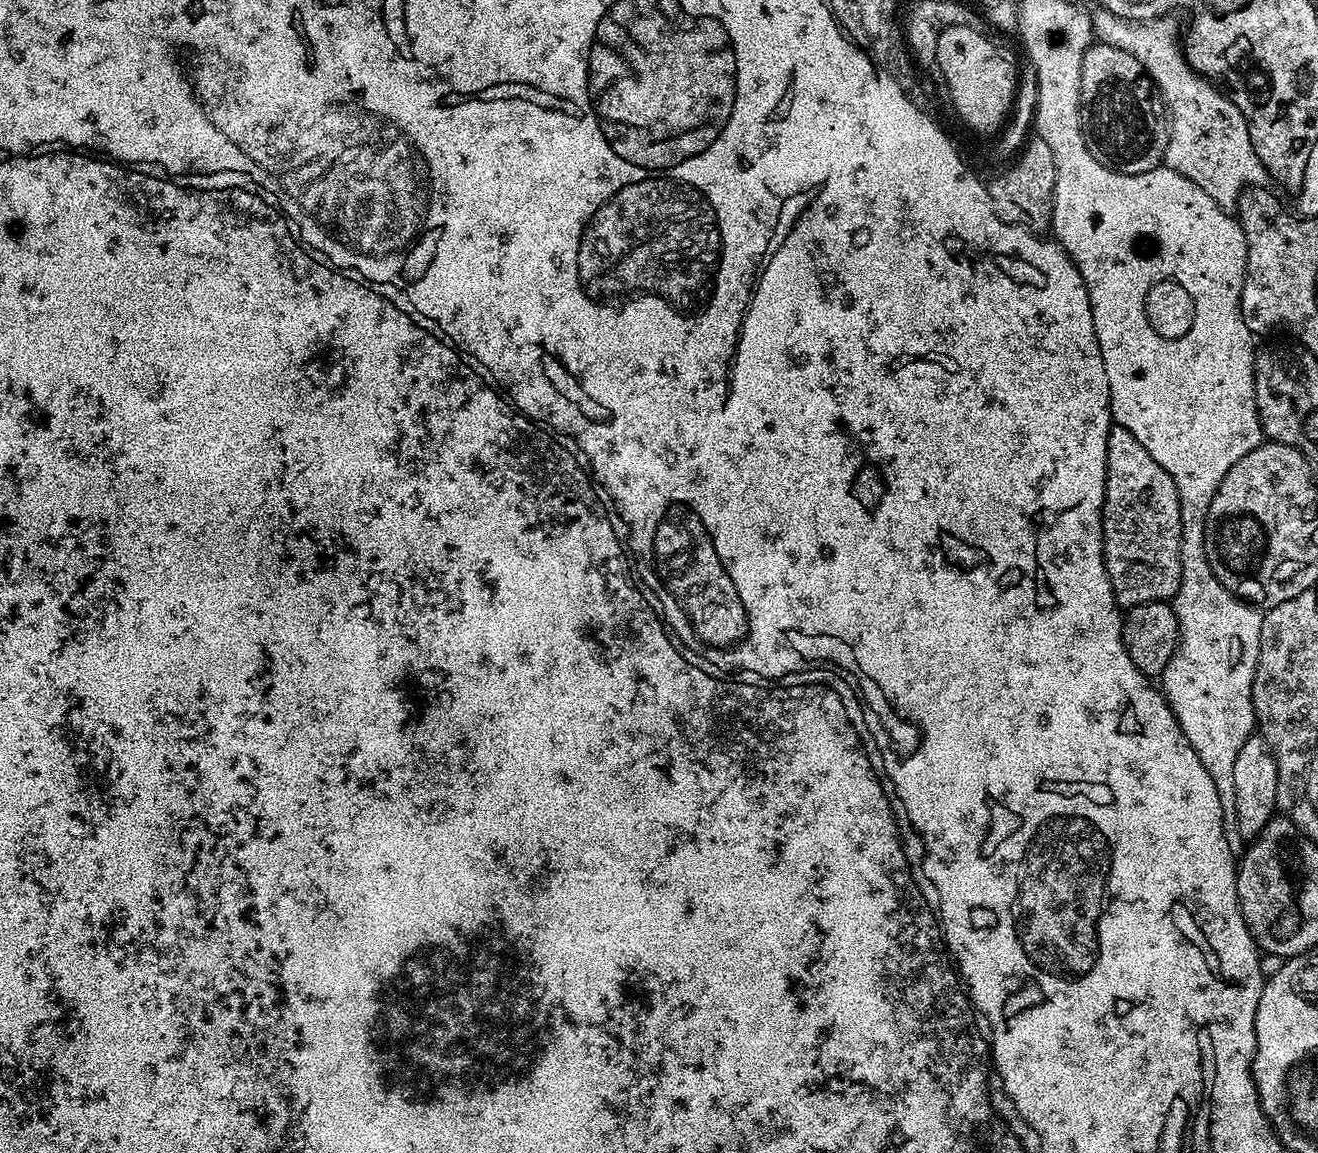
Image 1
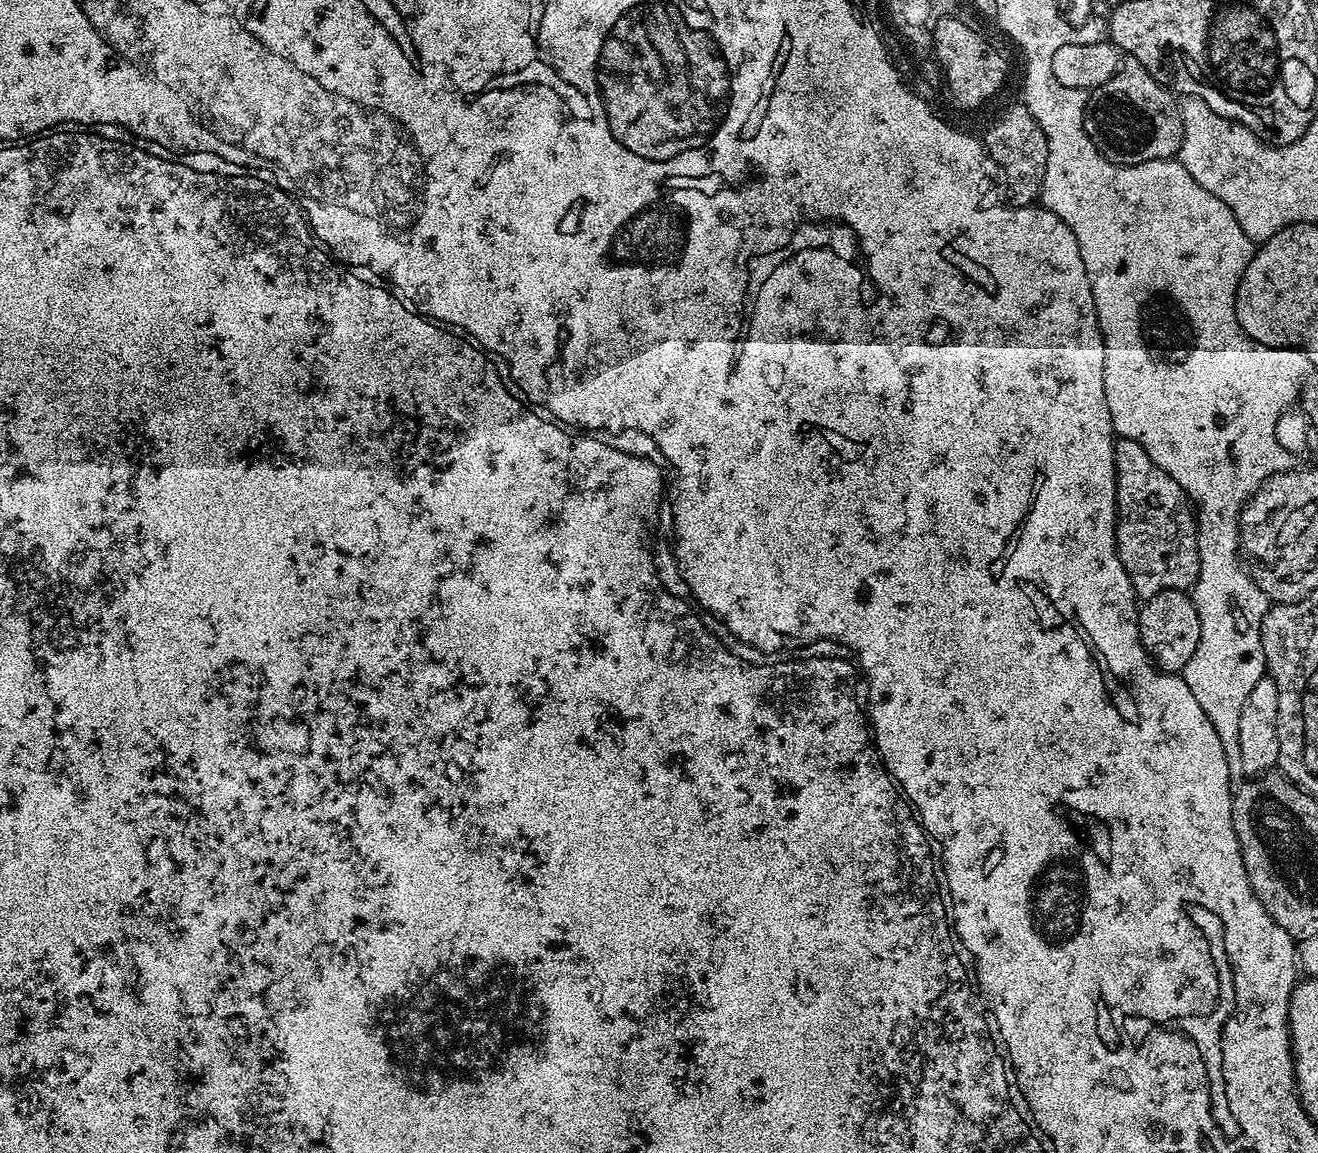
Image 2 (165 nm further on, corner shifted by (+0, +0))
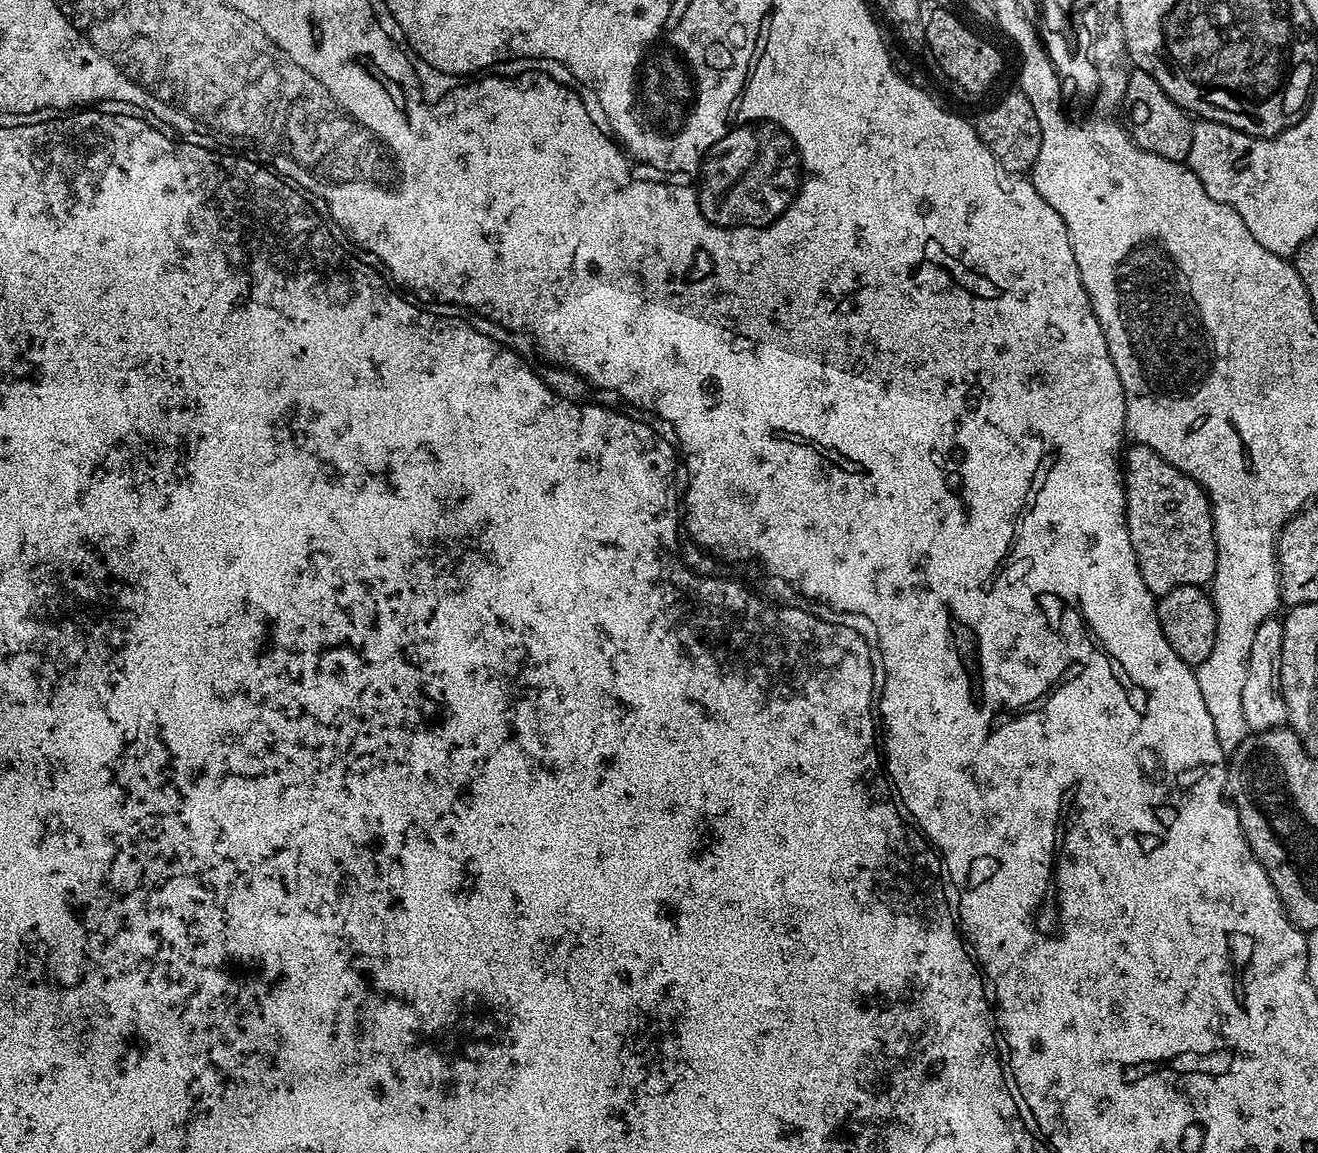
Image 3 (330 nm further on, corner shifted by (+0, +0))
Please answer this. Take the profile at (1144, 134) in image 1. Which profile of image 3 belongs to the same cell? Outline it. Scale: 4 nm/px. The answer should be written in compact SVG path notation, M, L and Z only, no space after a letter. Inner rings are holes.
M1139 70L1127 73L1122 85L1122 112L1128 115L1126 127L1132 141L1150 154L1158 154L1167 160L1187 161L1190 154L1190 138L1193 121L1189 113L1179 108L1168 97L1166 90L1150 78L1150 74Z

